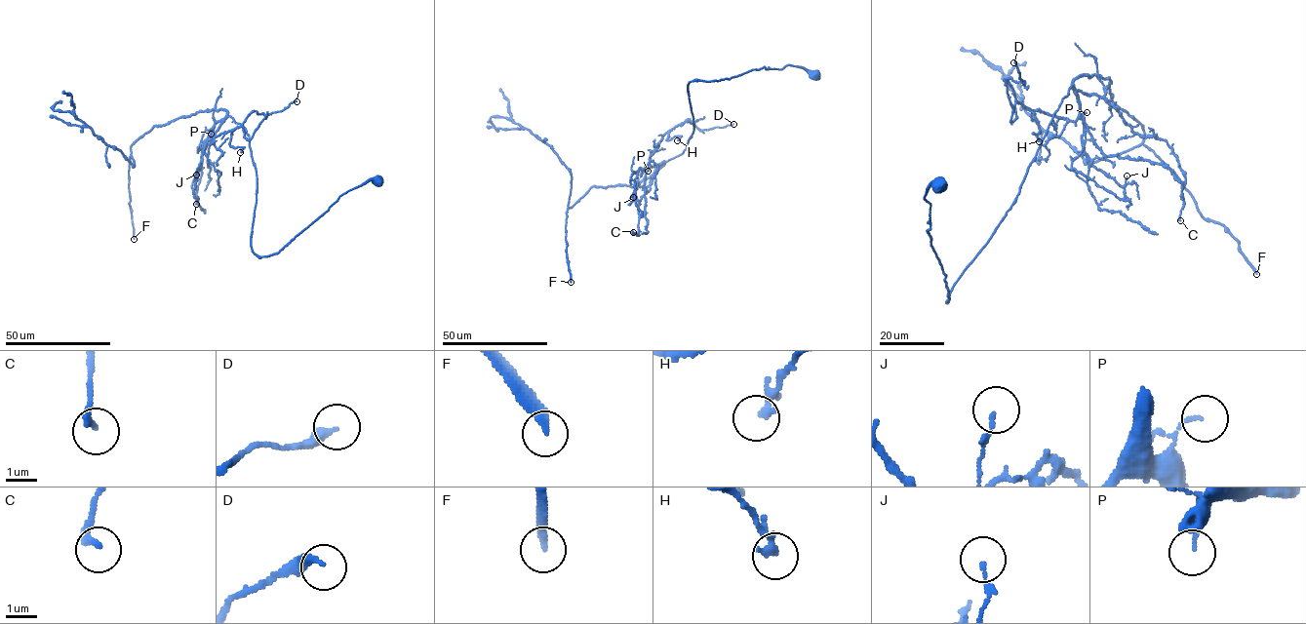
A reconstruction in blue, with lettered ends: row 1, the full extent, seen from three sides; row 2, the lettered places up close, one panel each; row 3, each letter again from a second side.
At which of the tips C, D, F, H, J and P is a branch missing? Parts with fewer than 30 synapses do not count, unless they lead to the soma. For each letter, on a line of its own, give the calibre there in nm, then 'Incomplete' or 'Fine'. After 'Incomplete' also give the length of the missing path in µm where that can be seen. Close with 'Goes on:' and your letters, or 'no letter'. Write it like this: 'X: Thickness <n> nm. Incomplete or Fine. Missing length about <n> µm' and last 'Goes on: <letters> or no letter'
C: Thickness 240 nm. Fine
D: Thickness 320 nm. Fine
F: Thickness 280 nm. Incomplete. Missing length about 350 µm
H: Thickness 240 nm. Fine
J: Thickness 100 nm. Fine
P: Thickness 100 nm. Fine
Goes on: F

